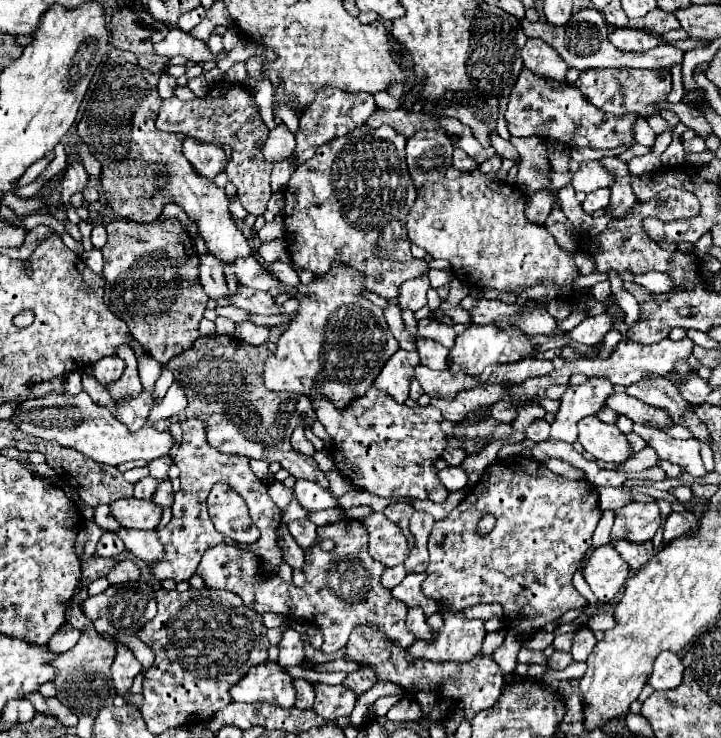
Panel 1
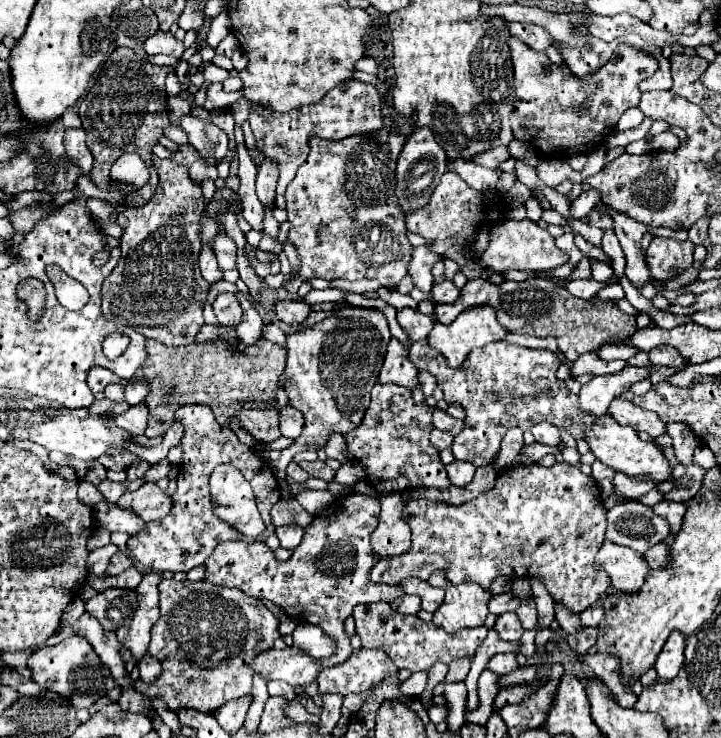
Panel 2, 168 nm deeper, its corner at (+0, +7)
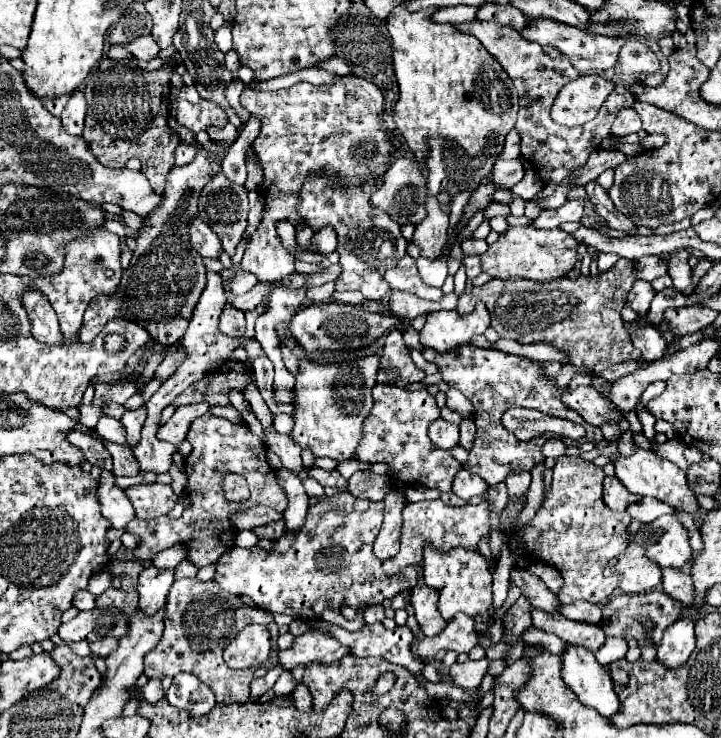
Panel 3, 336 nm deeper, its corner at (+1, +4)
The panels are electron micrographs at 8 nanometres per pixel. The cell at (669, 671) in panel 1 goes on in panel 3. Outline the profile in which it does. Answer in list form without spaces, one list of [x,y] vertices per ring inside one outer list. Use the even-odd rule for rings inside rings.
[[[679,618],[673,622],[659,644],[657,660],[661,660],[669,668],[681,666],[689,654],[695,650],[695,620],[693,618]]]

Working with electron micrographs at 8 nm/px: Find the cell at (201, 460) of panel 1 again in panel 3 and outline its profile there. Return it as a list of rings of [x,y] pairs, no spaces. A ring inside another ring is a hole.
[[[207,412],[193,420],[187,440],[193,446],[191,456],[185,458],[185,472],[189,478],[187,496],[189,496],[191,504],[185,508],[183,516],[177,520],[165,516],[165,518],[155,518],[153,522],[141,522],[135,518],[125,528],[127,532],[141,538],[141,544],[133,550],[133,554],[143,564],[151,562],[153,554],[157,554],[173,544],[183,544],[189,552],[187,560],[191,560],[195,566],[203,568],[207,564],[213,564],[221,558],[221,554],[225,550],[229,550],[233,546],[235,528],[231,526],[229,516],[236,513],[236,510],[246,510],[257,504],[265,504],[265,506],[283,504],[283,508],[287,506],[287,494],[277,484],[275,470],[267,464],[265,444],[261,442],[259,436],[255,436],[251,432],[251,428],[245,422],[235,424],[227,418],[219,418],[219,416],[213,416],[211,412]],[[227,472],[245,476],[247,486],[251,490],[251,496],[245,503],[225,502],[225,492],[221,490],[221,478]]]

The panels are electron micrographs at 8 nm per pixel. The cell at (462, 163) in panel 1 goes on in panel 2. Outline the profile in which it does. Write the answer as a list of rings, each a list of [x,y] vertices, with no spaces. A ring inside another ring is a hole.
[[[496,147],[496,149],[490,149],[490,151],[484,151],[484,153],[474,155],[472,163],[478,163],[478,165],[488,167],[488,169],[496,169],[506,159],[510,159],[508,149],[506,147]]]

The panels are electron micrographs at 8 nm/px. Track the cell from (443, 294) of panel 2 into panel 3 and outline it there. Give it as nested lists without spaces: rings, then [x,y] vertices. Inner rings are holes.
[[[407,254],[397,262],[395,268],[391,268],[391,270],[385,272],[385,282],[389,282],[389,286],[395,288],[395,290],[413,292],[413,294],[417,294],[417,296],[423,298],[423,300],[433,300],[433,302],[437,302],[437,300],[443,296],[441,288],[427,286],[427,284],[421,280],[421,276],[419,276],[419,272],[417,272],[415,260],[413,260],[411,256],[407,256]]]

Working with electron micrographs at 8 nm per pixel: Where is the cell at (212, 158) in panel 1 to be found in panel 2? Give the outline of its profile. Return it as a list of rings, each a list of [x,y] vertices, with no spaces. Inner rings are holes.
[[[184,115],[180,119],[180,127],[188,133],[188,143],[202,157],[224,159],[228,151],[228,137],[222,129],[218,129],[212,121],[202,121],[192,115]]]

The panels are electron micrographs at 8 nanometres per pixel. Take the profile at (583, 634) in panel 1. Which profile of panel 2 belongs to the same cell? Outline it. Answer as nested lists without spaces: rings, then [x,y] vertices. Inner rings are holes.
[[[556,605],[556,609],[554,609],[554,613],[556,613],[556,621],[560,623],[560,627],[566,631],[566,633],[578,633],[578,631],[582,631],[582,625],[580,625],[580,619],[578,619],[578,615],[576,613],[570,613],[570,611],[558,611],[558,605]]]

